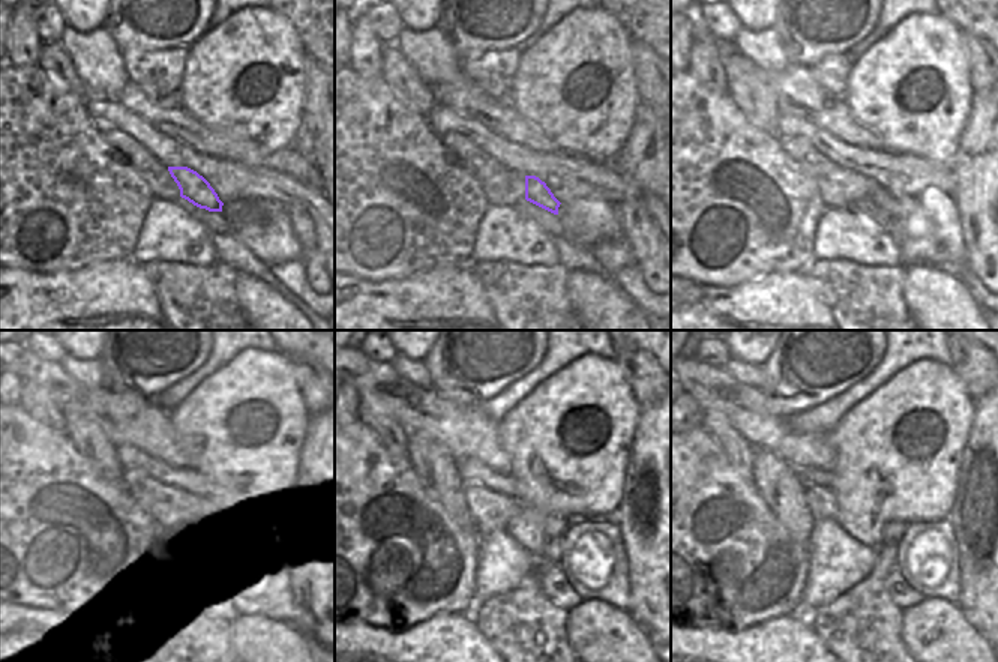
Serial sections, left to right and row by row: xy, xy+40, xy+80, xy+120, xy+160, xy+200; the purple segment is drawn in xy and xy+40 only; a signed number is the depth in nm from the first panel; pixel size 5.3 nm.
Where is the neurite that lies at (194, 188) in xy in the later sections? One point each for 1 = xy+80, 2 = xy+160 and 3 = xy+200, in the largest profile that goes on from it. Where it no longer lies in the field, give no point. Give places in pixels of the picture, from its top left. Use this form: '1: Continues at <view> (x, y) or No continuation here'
1: Continues at xy+80 (881, 197)
2: Continues at xy+160 (554, 527)
3: Continues at xy+200 (893, 532)

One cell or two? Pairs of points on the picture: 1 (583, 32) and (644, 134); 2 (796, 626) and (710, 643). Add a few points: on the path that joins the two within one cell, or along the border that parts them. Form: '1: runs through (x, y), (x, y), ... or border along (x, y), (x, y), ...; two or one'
1: border along (638, 99), (634, 125), (620, 150); two
2: runs through (775, 643), (731, 643); one

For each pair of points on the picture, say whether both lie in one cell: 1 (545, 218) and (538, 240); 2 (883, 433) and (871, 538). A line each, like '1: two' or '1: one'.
1: two
2: one

